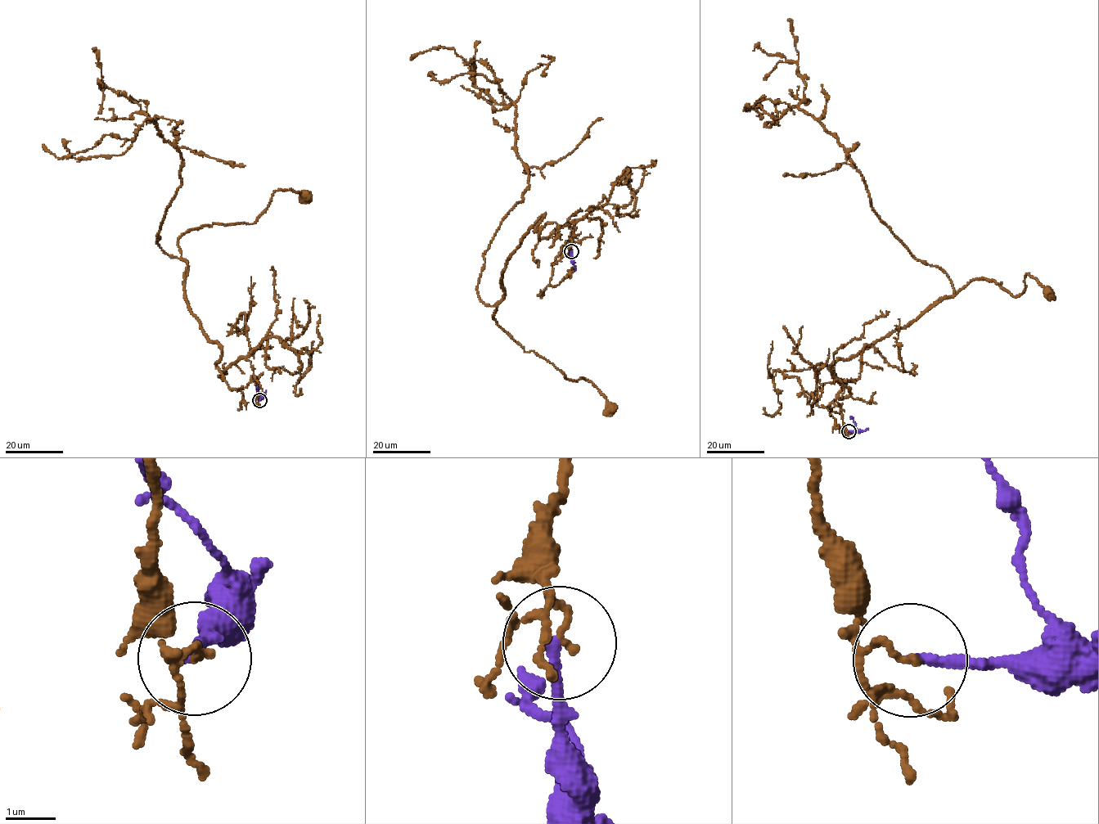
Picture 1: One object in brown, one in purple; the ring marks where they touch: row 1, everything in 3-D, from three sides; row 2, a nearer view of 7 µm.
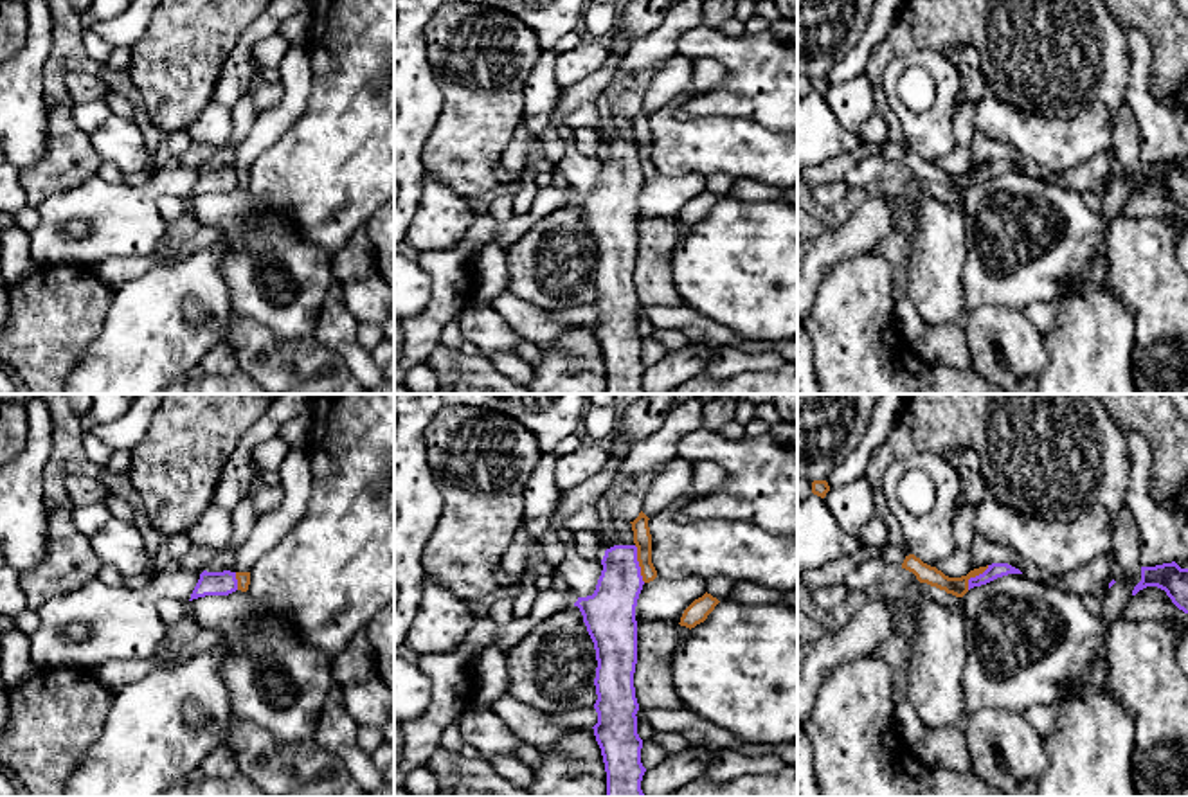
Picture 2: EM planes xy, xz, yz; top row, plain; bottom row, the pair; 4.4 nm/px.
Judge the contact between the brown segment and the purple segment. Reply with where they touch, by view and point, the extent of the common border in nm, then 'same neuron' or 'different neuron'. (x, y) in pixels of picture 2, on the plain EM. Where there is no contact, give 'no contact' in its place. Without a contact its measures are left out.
contact xz (639, 161); length 180 nm; different neuron

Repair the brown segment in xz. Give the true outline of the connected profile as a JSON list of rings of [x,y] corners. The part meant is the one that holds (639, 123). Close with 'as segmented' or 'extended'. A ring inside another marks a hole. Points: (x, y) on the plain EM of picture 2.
[[[641,108],[639,113],[630,119],[634,128],[634,140],[637,144],[637,158],[644,180],[650,180],[657,175],[657,167],[652,160],[652,131],[648,117],[650,115]]]; as segmented

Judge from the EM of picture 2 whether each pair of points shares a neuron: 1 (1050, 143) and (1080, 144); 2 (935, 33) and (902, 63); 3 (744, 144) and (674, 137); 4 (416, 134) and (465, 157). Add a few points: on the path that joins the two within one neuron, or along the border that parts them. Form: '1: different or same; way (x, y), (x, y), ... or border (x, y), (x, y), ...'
1: same; way (1057, 144), (1073, 144)
2: different; border (938, 47), (913, 49), (884, 65)
3: same; way (726, 144), (692, 144)
4: different; border (443, 99), (440, 117), (422, 152), (425, 170)

